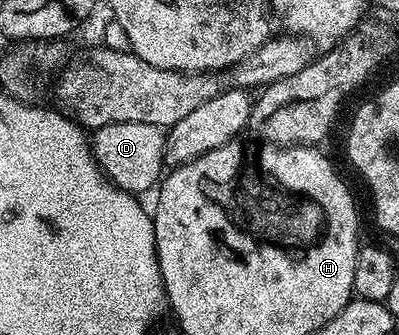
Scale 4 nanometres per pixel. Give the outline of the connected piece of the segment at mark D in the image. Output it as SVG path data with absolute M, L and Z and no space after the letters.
M117 122L109 126L94 129L89 143L91 152L103 175L115 185L116 188L132 194L144 194L160 183L165 172L164 156L166 154L167 132L157 126L149 126L149 122Z

